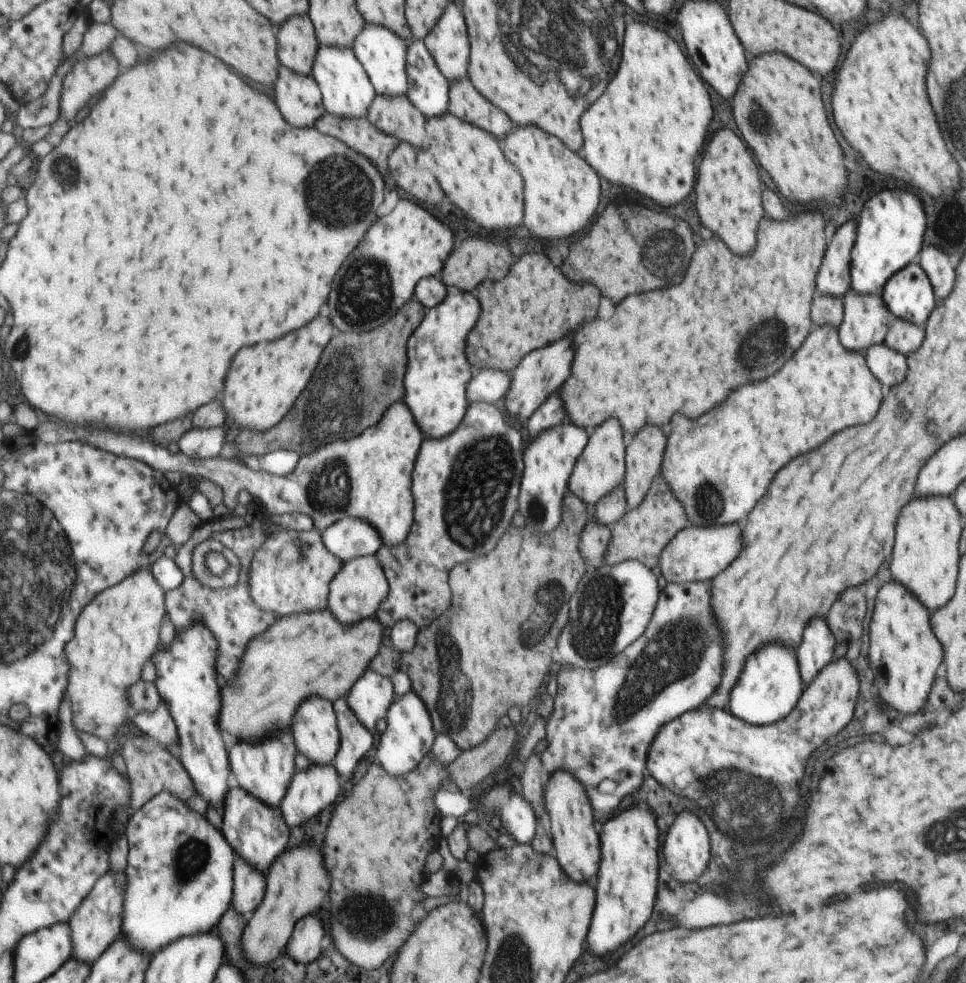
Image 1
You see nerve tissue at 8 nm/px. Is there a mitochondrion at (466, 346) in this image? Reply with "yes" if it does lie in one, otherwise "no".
no

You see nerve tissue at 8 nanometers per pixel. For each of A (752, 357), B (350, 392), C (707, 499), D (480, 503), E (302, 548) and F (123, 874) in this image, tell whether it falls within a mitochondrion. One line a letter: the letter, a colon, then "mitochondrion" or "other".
A: mitochondrion
B: mitochondrion
C: mitochondrion
D: mitochondrion
E: other
F: other

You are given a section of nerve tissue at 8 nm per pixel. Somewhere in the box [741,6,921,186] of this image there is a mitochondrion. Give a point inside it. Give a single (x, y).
(761, 124)

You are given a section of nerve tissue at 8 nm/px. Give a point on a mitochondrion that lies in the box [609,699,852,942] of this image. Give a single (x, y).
(733, 793)

